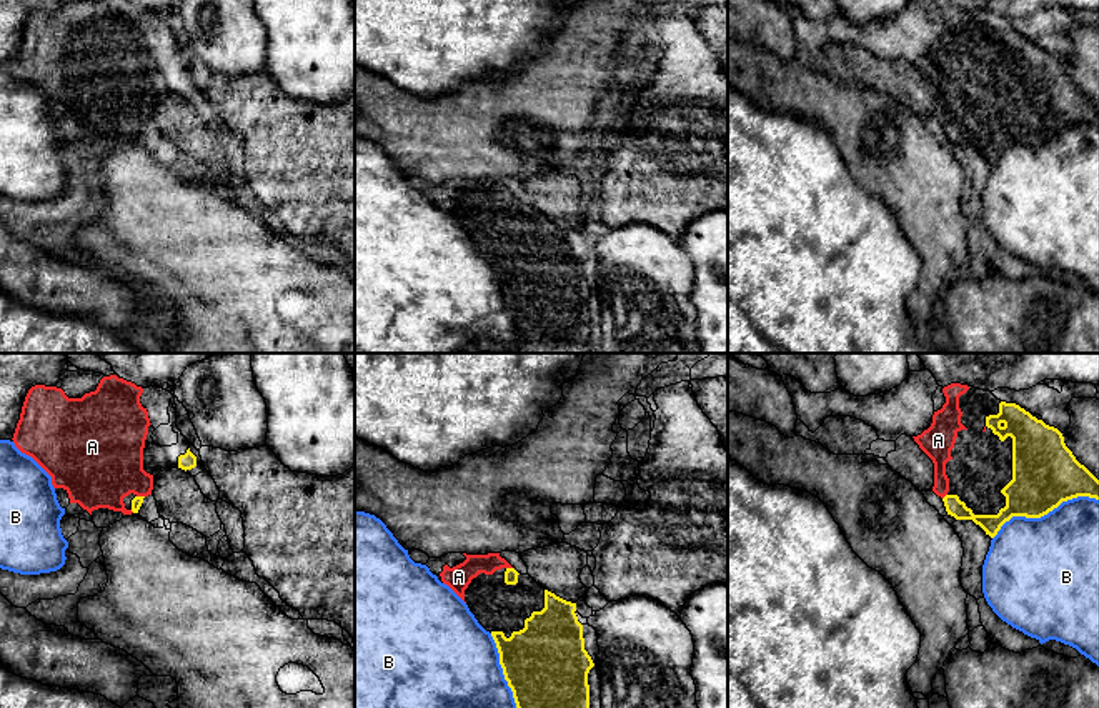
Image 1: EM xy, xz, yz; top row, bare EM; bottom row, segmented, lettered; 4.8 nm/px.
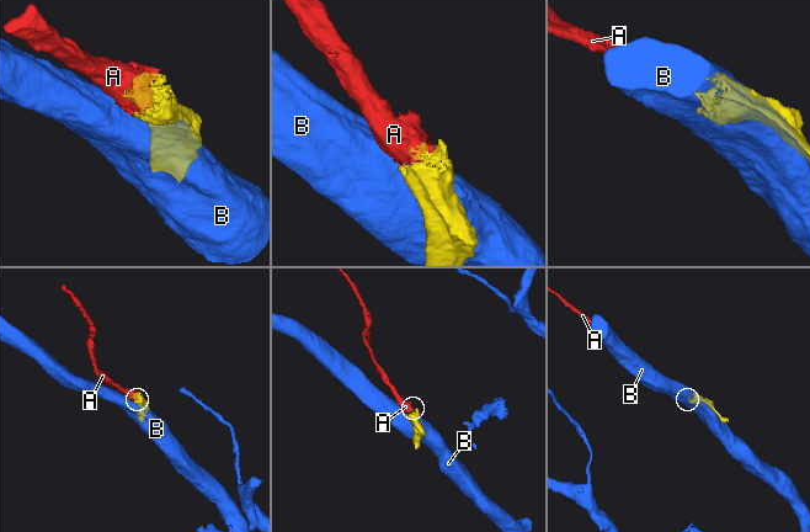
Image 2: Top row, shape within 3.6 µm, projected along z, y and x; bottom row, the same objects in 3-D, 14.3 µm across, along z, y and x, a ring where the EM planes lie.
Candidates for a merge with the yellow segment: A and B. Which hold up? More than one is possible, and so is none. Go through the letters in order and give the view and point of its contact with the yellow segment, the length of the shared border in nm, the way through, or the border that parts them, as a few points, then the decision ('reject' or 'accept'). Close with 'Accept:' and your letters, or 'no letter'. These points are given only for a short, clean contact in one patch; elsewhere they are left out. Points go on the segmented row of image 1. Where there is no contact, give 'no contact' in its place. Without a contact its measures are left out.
A: meets yellow in xz at (510, 568); contact 30 nm long; accept
B: meets yellow in yz at (1043, 515); contact 550 nm long; reject
Accept: A

